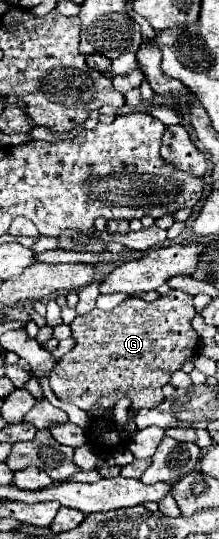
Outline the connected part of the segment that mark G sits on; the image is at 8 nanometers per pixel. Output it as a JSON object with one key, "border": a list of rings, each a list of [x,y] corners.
{"border":[[[171,290],[169,294],[159,296],[153,302],[127,298],[109,312],[95,308],[85,316],[77,316],[69,324],[71,338],[75,340],[75,348],[63,358],[59,358],[55,368],[51,370],[49,374],[51,390],[59,400],[67,400],[79,406],[83,412],[89,412],[93,406],[99,406],[103,412],[107,412],[109,408],[115,408],[121,396],[131,398],[129,412],[137,412],[139,408],[159,406],[165,400],[161,388],[169,382],[171,374],[175,370],[181,370],[183,362],[199,352],[199,336],[191,326],[193,316],[195,316],[193,296],[181,290]]]}

